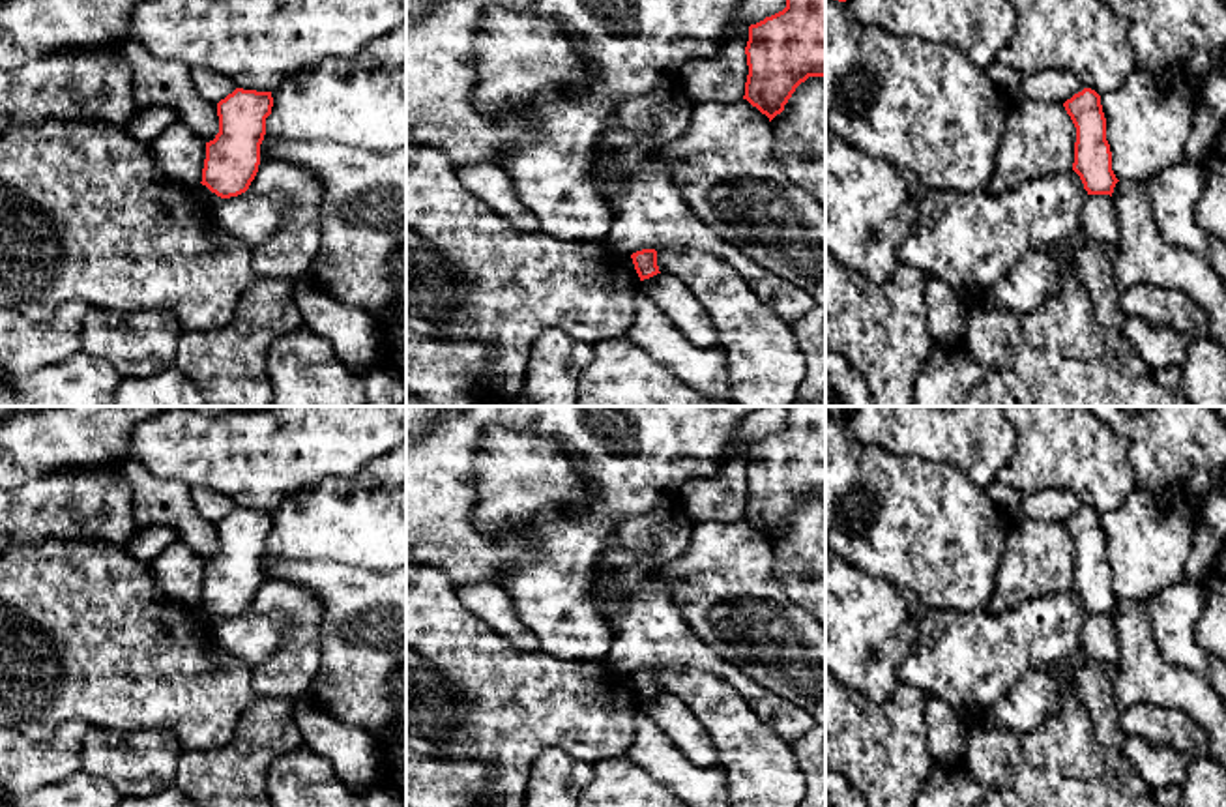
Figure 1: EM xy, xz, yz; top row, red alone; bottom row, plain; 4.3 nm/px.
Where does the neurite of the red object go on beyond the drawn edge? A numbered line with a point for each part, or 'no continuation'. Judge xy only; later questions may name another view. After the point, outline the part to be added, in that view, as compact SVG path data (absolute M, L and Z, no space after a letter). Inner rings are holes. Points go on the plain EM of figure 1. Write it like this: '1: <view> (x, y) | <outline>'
no continuation

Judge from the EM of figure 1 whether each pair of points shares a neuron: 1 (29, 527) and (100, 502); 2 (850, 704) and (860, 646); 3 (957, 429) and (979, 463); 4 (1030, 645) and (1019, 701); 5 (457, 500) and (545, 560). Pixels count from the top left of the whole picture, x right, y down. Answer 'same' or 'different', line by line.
1: same
2: different
3: same
4: different
5: same

